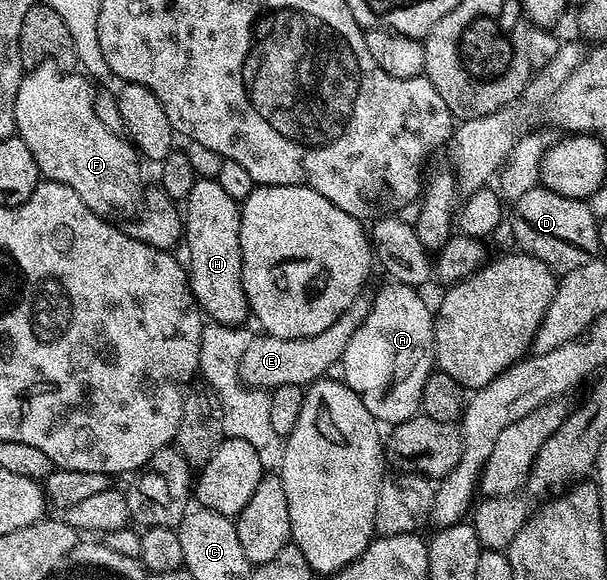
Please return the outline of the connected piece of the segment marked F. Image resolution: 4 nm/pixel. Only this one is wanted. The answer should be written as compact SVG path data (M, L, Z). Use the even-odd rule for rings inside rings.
M49 63L31 68L23 76L16 91L16 135L24 139L24 143L28 143L28 151L32 151L32 159L36 159L38 172L45 180L64 183L64 187L72 187L72 191L76 191L76 195L80 195L80 199L84 199L86 206L96 215L107 219L130 219L139 212L144 196L143 162L138 150L126 137L112 135L112 131L108 131L108 127L104 127L100 119L96 119L95 90L90 89L90 86L91 82L78 71L63 71Z

